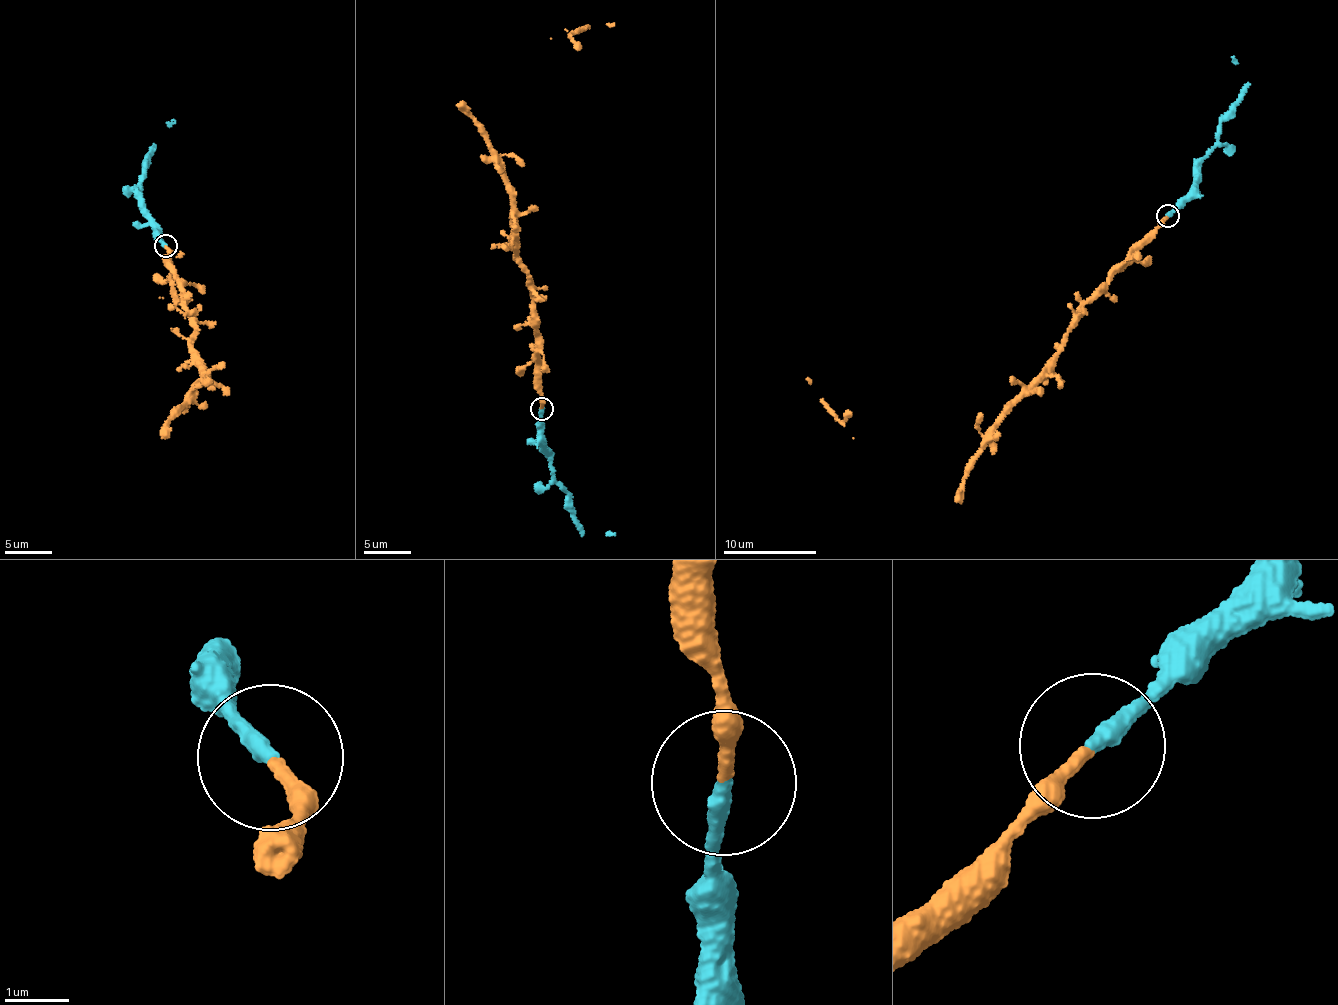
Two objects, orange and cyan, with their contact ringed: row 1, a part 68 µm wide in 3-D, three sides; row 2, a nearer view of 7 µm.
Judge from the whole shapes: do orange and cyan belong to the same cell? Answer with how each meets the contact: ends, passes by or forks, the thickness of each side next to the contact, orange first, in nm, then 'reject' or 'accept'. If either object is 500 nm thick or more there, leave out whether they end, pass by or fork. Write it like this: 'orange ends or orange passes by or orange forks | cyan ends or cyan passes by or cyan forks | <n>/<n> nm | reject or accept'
orange ends | cyan ends | 190/280 nm | accept

